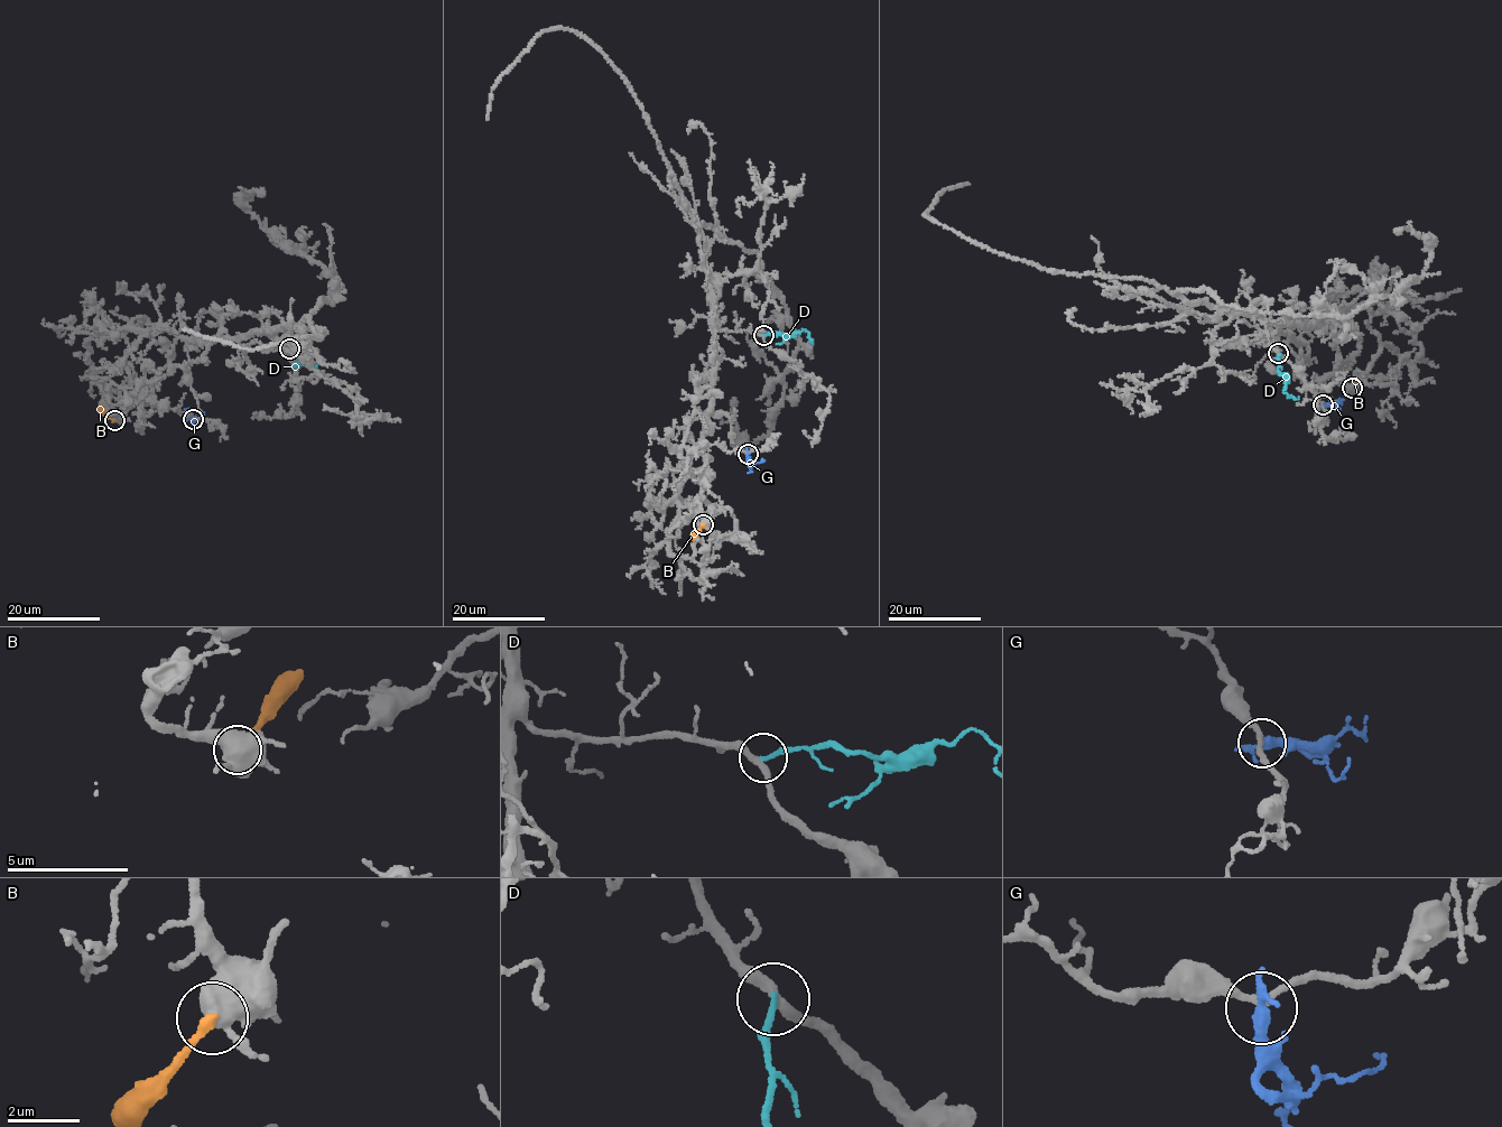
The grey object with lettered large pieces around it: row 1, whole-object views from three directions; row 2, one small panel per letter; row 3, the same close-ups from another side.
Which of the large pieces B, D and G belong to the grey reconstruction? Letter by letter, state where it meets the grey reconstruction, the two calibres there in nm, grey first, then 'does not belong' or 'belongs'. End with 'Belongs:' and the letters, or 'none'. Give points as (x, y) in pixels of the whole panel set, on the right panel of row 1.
B: contact (1352, 388); calibres 480 and 240 nm; does not belong
D: contact (1278, 353); calibres 280 and 170 nm; belongs
G: contact (1323, 404); calibres 200 and 400 nm; does not belong
Belongs: D

